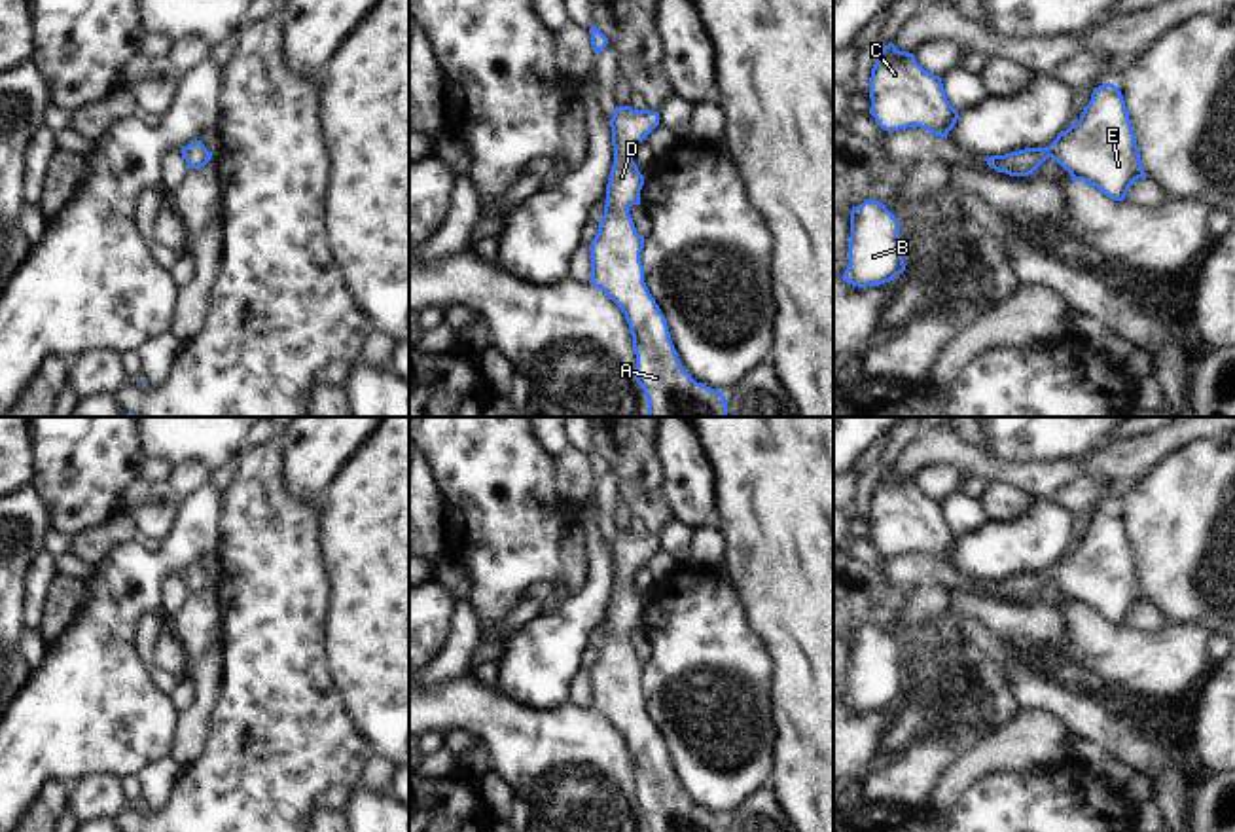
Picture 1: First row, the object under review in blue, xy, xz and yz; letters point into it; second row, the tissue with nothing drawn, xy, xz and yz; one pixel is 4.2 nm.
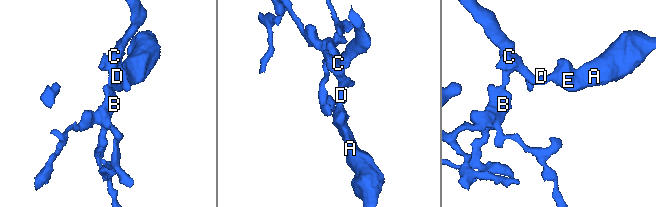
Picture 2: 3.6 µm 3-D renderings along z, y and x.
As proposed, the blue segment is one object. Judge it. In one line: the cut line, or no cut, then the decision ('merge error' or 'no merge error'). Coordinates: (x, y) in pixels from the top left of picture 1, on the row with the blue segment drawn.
no cut; no merge error

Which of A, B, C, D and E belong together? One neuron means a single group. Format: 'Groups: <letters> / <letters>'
Groups: A B C D E

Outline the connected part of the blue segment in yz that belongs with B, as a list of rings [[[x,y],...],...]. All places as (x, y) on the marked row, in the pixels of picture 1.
[[[879,201],[850,210],[849,265],[843,280],[866,288],[890,282],[905,271],[900,254],[900,222]]]

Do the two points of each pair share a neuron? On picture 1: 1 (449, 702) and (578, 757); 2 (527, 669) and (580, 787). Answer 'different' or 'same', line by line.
1: same
2: different

